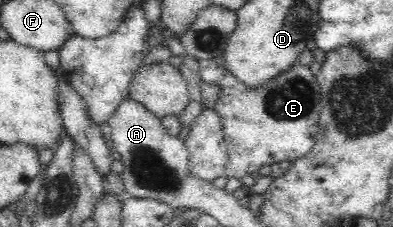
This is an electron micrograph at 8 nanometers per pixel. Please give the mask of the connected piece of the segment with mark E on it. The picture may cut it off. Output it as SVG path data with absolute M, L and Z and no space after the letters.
M297 61L288 72L282 72L260 88L248 88L231 74L224 75L219 83L220 98L214 109L220 119L223 142L227 144L228 158L224 175L228 178L240 179L260 170L262 166L271 166L283 160L294 161L312 150L319 134L321 99L320 85L309 67Z

